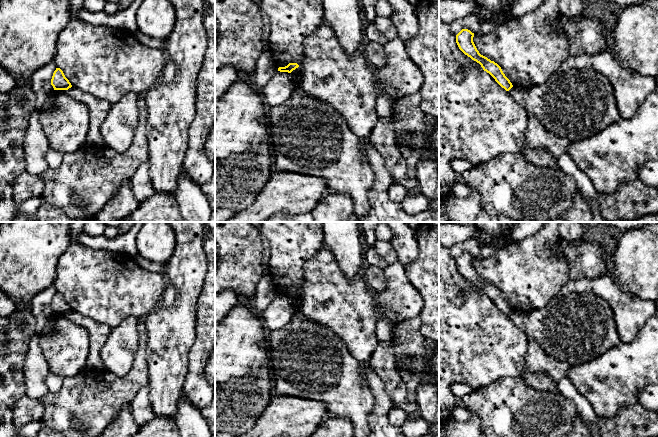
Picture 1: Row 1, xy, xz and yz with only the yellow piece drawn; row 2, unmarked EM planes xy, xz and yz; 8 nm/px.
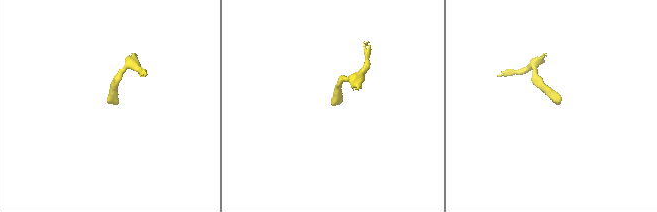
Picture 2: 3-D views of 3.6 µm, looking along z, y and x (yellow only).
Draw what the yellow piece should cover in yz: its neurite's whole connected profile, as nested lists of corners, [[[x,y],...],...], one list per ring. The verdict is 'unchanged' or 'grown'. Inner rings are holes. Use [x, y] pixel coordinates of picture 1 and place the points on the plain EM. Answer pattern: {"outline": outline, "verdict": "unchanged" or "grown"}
{"outline": [[[462,253],[456,259],[456,267],[459,273],[472,284],[479,287],[483,294],[489,297],[502,312],[509,315],[513,311],[512,307],[505,300],[501,291],[497,287],[479,277],[473,266],[473,261],[474,257],[470,254]]], "verdict": "unchanged"}

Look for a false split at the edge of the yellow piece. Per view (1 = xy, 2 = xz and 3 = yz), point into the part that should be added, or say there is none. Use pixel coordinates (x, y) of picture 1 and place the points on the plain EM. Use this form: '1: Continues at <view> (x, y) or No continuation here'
1: No continuation here
2: No continuation here
3: No continuation here

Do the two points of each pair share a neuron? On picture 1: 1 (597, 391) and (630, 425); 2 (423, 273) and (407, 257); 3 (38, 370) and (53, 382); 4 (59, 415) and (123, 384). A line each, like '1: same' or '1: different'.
1: different
2: different
3: different
4: same

